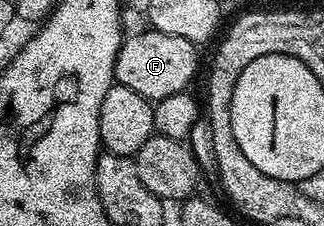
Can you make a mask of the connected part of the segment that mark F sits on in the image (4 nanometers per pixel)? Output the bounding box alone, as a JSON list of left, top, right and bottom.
[113,30,198,102]

